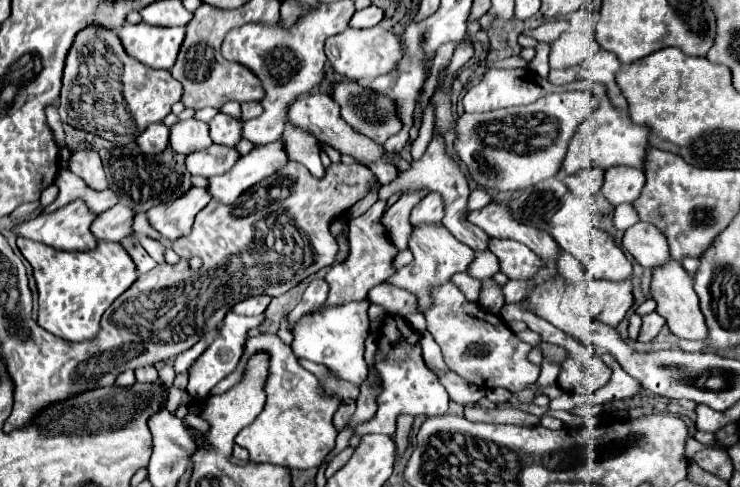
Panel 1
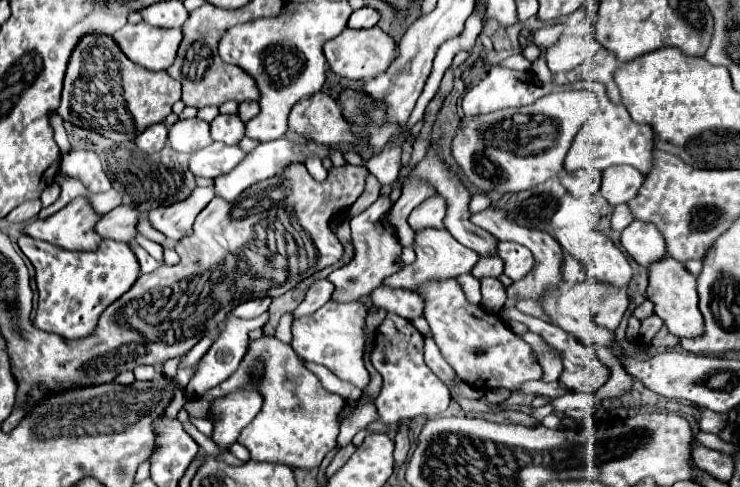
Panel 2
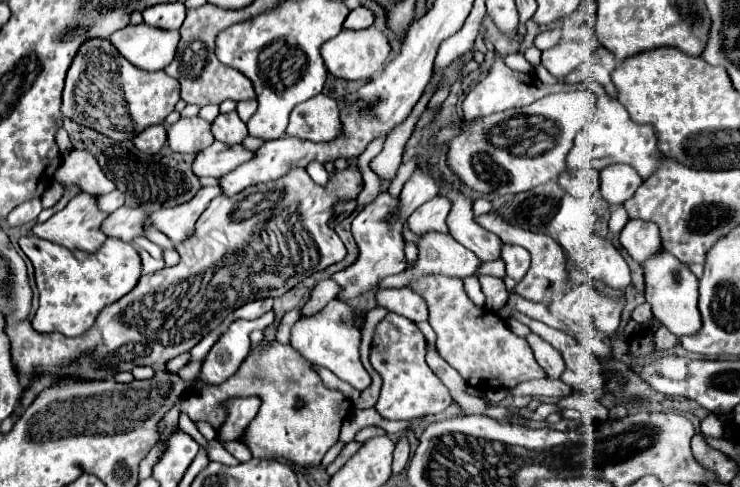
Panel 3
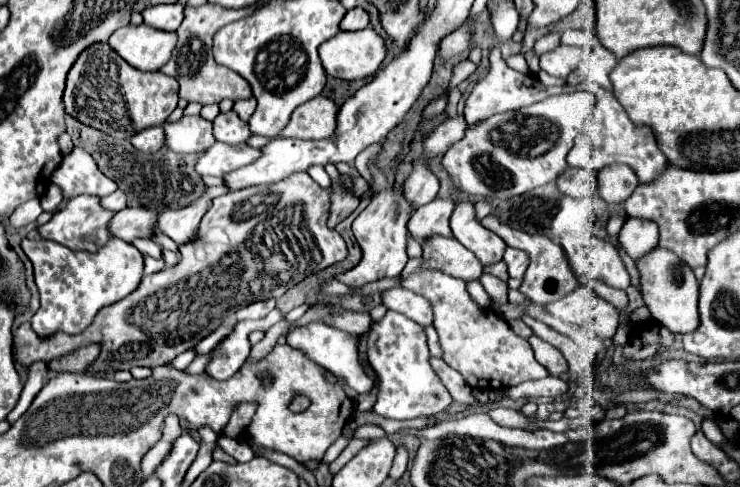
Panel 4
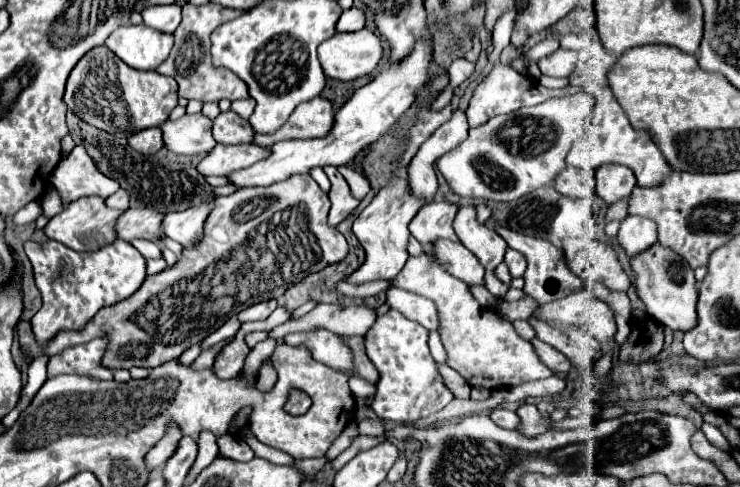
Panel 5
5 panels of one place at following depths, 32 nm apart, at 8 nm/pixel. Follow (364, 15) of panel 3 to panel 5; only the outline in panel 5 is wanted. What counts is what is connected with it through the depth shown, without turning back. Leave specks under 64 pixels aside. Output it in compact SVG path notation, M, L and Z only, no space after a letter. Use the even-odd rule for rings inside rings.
M350 8L350 10L344 10L336 28L338 32L356 32L356 30L362 30L364 26L366 26L364 12L360 8Z

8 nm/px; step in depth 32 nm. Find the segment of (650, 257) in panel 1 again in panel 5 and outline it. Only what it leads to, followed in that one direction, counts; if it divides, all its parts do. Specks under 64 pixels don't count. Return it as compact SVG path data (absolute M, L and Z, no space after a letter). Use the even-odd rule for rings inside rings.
M626 216L622 220L618 242L630 258L648 250L656 240L658 240L658 234L656 234L656 224L652 220L638 218L638 216Z

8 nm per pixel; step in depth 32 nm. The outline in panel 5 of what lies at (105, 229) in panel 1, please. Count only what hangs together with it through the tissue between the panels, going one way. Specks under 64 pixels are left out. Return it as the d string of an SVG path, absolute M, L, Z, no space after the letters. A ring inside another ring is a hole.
M128 208L116 220L116 236L130 242L134 238L144 240L158 240L164 236L160 232L160 212L152 208Z

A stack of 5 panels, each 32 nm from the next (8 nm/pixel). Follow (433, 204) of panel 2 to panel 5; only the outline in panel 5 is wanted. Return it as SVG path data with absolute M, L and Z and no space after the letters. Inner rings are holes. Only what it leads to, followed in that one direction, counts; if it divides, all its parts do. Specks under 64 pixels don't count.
M448 200L424 204L408 226L410 234L422 246L428 246L432 244L432 240L438 240L438 238L448 238L452 242L458 242L452 228L452 216L456 216L456 208L458 206Z

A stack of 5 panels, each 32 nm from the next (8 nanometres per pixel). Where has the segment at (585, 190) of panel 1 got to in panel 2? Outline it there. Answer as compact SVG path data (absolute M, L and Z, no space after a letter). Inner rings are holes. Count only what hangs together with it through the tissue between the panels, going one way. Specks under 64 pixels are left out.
M580 170L580 172L560 176L560 182L564 184L564 188L568 188L568 192L572 192L572 196L586 196L586 194L592 196L600 190L602 172L600 170Z

